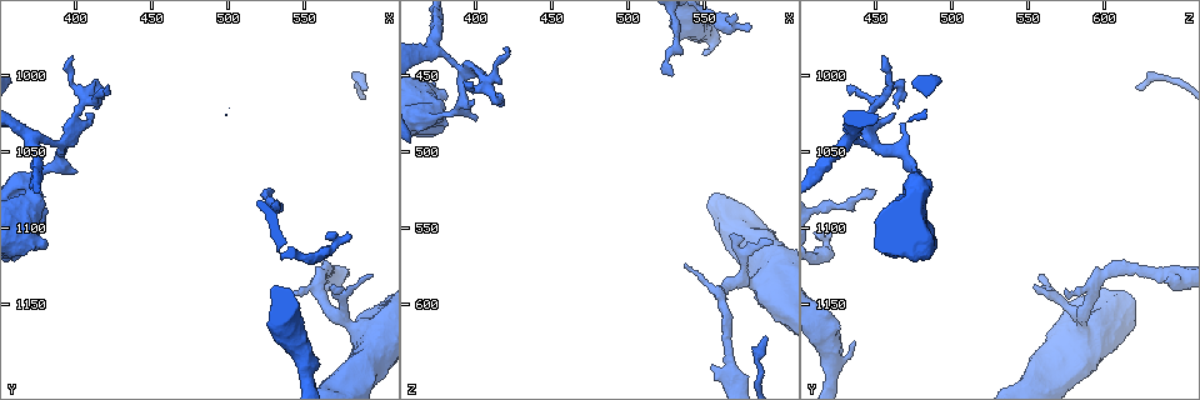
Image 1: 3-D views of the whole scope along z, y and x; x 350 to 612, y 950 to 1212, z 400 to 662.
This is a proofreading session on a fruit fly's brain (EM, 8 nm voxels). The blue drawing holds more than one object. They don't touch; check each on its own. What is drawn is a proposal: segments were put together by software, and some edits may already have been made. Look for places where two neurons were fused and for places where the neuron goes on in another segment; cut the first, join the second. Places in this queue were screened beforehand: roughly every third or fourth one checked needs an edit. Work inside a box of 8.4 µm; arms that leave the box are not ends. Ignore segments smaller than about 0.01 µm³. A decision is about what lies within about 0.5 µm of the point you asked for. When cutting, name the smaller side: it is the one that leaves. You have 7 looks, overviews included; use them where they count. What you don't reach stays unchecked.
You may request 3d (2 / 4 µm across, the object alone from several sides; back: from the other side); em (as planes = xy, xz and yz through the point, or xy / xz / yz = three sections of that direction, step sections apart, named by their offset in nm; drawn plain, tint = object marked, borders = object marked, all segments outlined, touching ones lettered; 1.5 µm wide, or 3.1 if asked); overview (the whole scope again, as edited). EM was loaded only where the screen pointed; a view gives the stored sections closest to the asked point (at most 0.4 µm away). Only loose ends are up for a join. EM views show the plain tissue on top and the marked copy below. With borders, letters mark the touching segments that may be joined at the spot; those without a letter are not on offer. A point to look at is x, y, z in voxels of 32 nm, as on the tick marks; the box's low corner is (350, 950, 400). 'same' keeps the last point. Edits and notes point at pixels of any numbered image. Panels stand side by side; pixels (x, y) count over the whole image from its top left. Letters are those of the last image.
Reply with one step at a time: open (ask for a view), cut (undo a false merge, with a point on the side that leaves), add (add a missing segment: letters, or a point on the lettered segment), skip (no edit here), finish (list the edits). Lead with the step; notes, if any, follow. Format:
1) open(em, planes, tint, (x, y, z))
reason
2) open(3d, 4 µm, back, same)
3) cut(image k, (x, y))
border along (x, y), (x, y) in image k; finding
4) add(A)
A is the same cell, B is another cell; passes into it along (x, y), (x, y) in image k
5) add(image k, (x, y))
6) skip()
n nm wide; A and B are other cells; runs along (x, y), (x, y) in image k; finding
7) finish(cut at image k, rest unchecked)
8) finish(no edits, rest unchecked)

open(em, planes, borders, (368, 1038, 434))
three arms meet

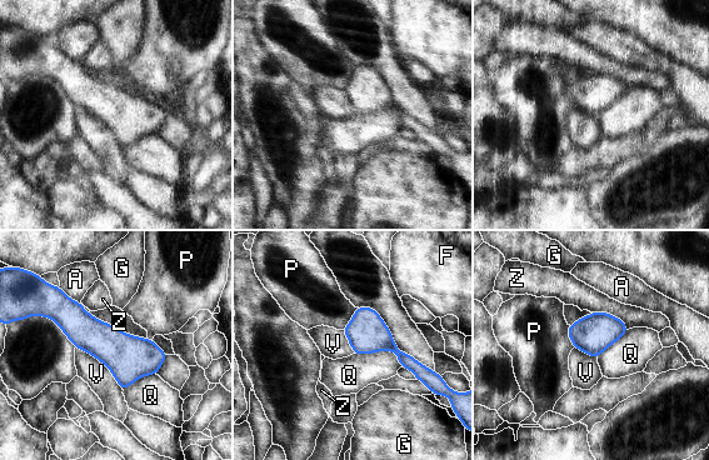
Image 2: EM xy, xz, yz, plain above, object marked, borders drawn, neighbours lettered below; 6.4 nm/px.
skip()
A, F, G, P, Q, V and Z are other cells; runs along (49, 309), (126, 356), (161, 356) in image 2; continuous, no second neuron

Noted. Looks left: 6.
open(3d, 4 µm, (398, 986, 454))
tapers out

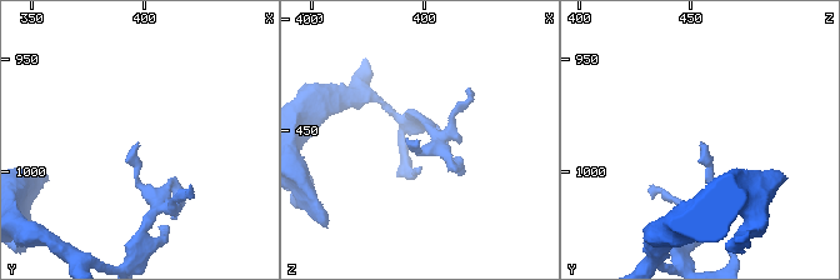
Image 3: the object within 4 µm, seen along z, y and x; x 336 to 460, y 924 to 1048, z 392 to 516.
open(em, xy, step 4, tint, (397, 986, 455))
need the tissue

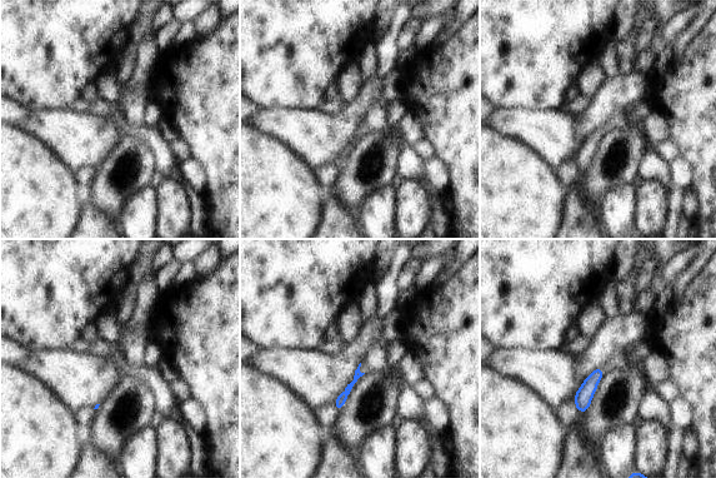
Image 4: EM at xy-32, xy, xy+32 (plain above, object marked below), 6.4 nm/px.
open(em, planes, borders, same)
cut it another way

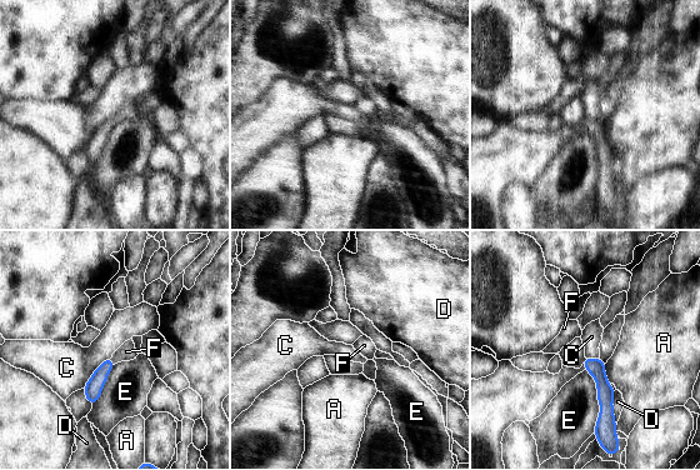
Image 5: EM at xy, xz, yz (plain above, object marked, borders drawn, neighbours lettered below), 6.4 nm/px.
add(F)
90 nm wide; F is the same cell, A, C, D and E are other cells; passes into it along (93, 389), (111, 360), (126, 351) in image 5; it goes on there

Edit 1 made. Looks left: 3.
open(3d, 4 µm, (566, 1136, 556))
free end

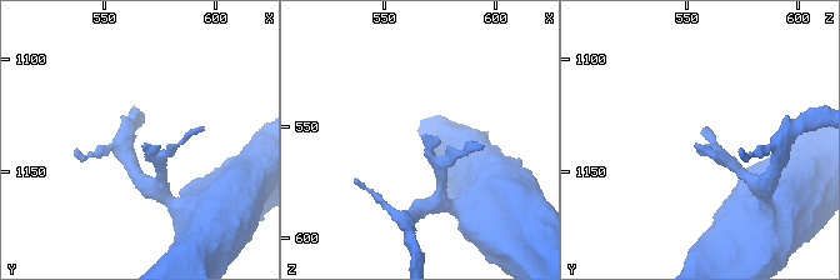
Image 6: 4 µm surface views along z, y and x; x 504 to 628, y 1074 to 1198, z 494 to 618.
open(em, planes, borders, (568, 1136, 554))
shape alone is not enough

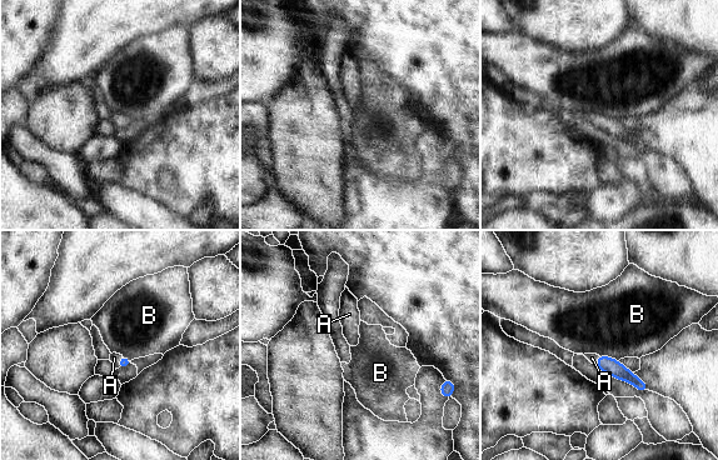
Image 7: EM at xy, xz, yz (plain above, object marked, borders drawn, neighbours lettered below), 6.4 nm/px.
add(A)
B touches over 140 nm; A is the same cell, B is another cell; passes into it along (124, 361), (119, 361), (114, 358) in image 7; it goes on there

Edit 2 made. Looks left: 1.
finish(add at image 5, add at image 7, rest unchecked)

